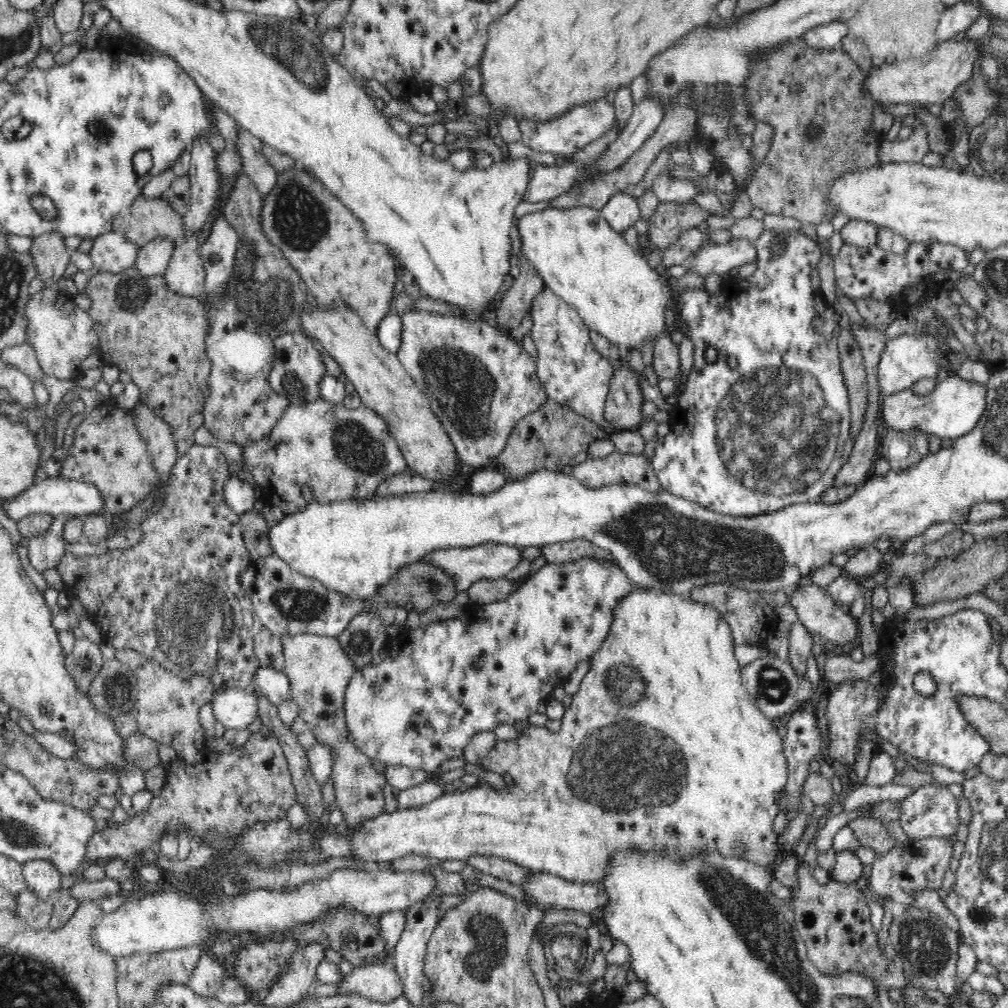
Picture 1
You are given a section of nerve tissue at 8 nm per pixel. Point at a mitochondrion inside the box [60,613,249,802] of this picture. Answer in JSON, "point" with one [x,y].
{"point":[117,691]}

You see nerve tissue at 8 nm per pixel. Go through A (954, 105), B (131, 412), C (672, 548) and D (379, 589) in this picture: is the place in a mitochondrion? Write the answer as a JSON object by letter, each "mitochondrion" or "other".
{"A":"other","B":"other","C":"mitochondrion","D":"other"}

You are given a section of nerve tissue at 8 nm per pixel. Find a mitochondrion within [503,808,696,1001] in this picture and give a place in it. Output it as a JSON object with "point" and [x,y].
{"point":[554,954]}

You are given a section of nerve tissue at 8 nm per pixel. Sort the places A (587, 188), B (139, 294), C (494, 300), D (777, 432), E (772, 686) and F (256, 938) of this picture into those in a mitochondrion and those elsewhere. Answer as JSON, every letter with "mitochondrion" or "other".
{"A":"mitochondrion","B":"mitochondrion","C":"other","D":"mitochondrion","E":"mitochondrion","F":"other"}

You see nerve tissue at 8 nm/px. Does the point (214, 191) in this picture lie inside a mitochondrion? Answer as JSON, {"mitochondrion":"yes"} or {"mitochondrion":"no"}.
{"mitochondrion":"no"}

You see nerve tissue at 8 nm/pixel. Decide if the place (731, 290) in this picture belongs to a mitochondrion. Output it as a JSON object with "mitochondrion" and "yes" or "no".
{"mitochondrion":"no"}

